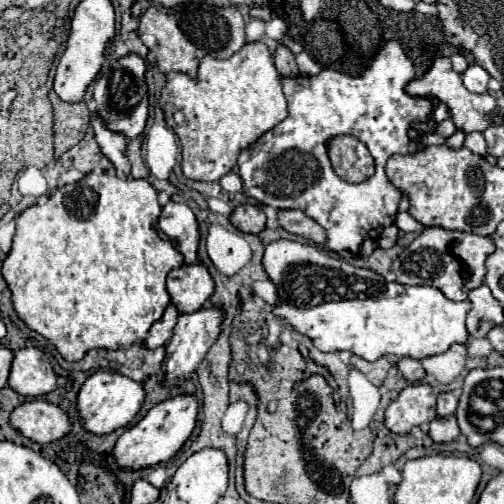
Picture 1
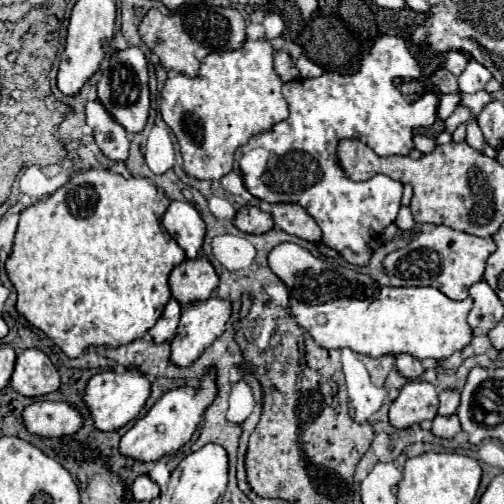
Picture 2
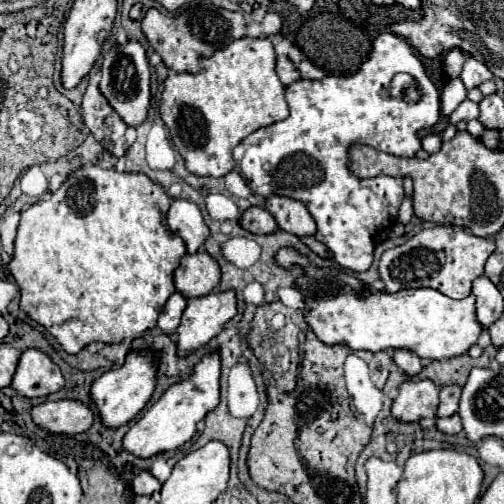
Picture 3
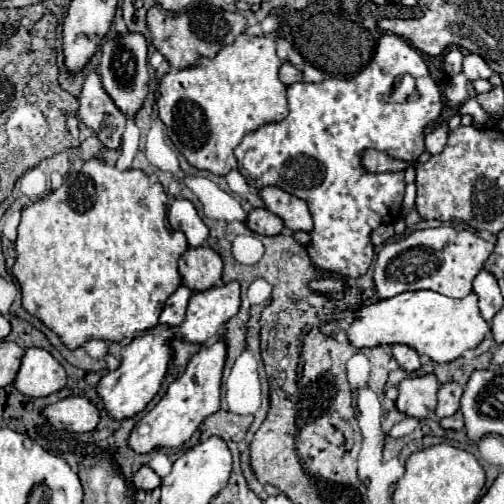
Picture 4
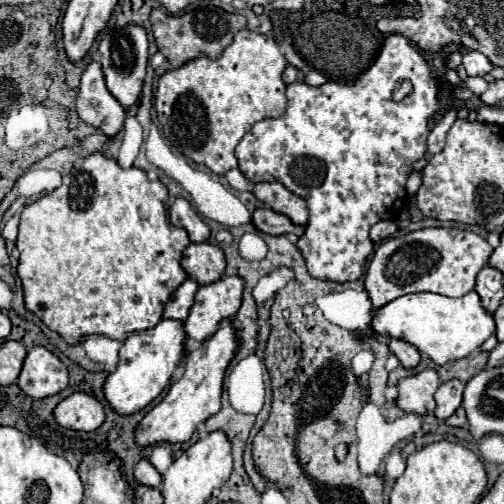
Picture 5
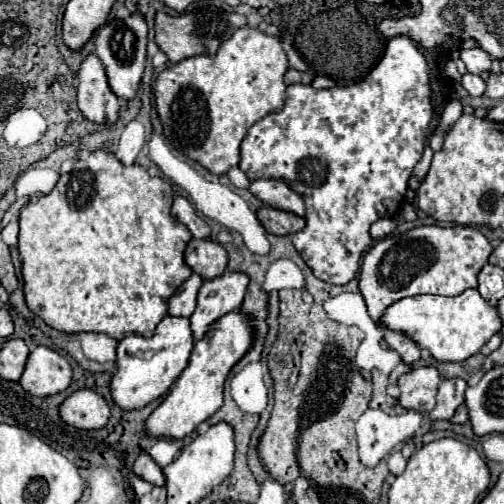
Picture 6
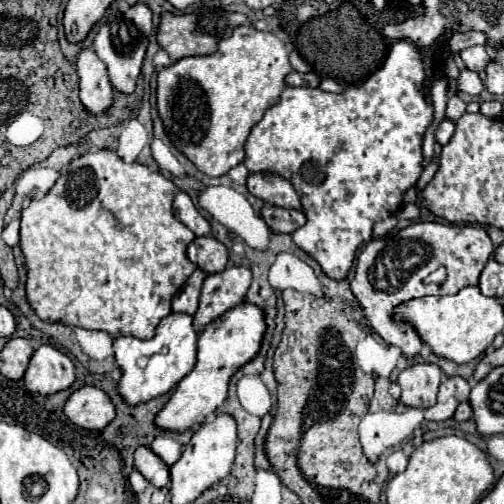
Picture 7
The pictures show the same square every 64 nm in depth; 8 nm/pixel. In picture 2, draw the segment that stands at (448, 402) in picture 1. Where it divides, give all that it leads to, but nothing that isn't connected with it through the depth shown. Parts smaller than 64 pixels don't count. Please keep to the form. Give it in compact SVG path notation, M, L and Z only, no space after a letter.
M442 390L440 392L440 408L438 408L438 414L440 416L452 416L460 404L460 392L456 390Z

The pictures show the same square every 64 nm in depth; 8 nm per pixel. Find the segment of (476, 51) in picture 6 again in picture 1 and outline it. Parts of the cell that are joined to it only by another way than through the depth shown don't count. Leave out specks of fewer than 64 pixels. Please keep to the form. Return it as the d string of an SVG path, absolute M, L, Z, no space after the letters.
M470 64L466 68L466 72L462 74L462 80L464 80L464 86L470 90L470 92L476 92L476 94L484 94L488 90L488 80L490 80L490 74L480 68L478 64Z

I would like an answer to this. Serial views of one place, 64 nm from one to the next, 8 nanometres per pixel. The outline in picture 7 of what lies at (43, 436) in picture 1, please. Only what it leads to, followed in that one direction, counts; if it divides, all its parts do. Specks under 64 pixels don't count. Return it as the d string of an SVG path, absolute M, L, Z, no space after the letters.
M82 386L64 404L64 414L70 422L86 430L102 430L116 416L110 398L94 386Z

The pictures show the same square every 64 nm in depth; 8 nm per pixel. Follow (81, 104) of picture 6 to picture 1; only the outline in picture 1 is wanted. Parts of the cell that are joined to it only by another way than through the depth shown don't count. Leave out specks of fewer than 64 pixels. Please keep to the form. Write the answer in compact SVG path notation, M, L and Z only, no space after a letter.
M96 114L92 116L92 130L94 130L96 142L100 144L100 150L116 166L116 170L130 174L130 162L126 158L126 138L104 128L104 122Z

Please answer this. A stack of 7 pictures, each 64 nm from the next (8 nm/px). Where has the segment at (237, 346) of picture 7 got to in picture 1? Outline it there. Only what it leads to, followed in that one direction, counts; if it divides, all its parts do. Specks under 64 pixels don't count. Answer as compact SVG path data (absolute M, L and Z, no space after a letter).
M176 396L176 398L156 404L138 424L128 428L118 438L114 446L116 464L126 470L142 470L148 466L156 466L160 462L168 462L182 448L182 444L190 438L196 426L198 408L200 404L196 396Z

